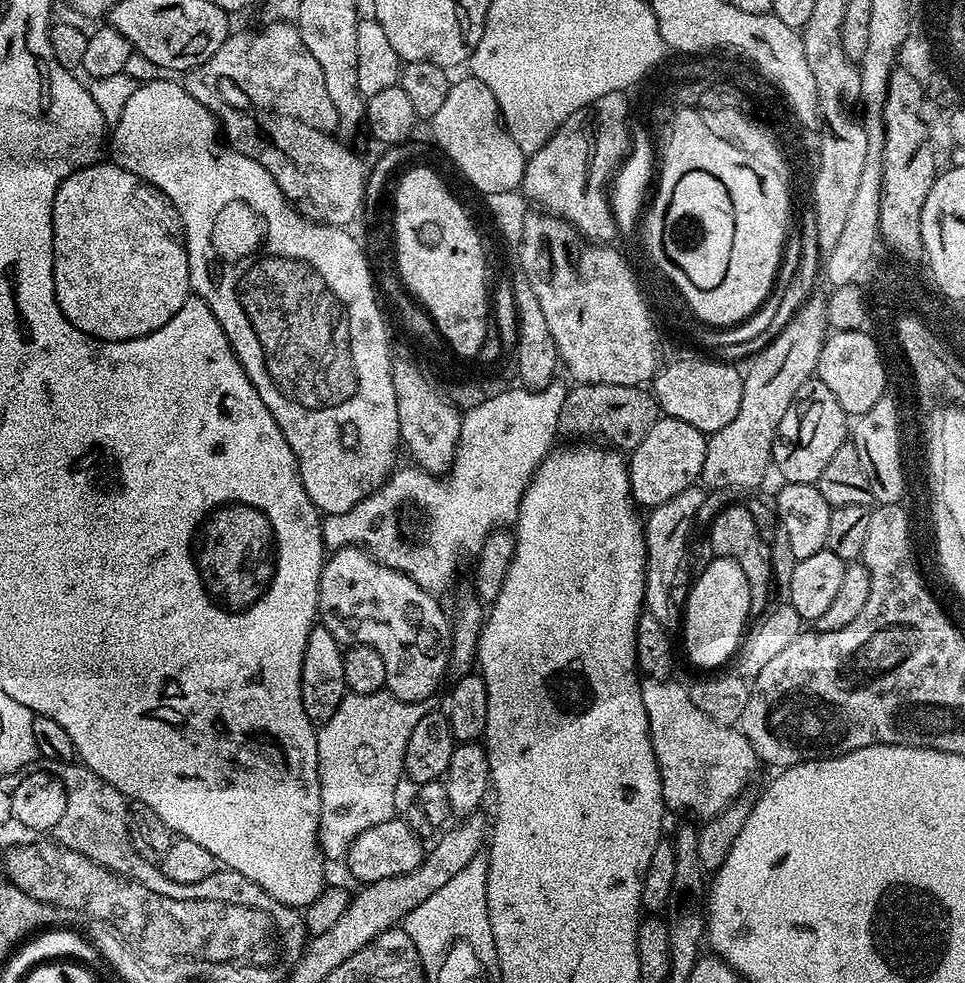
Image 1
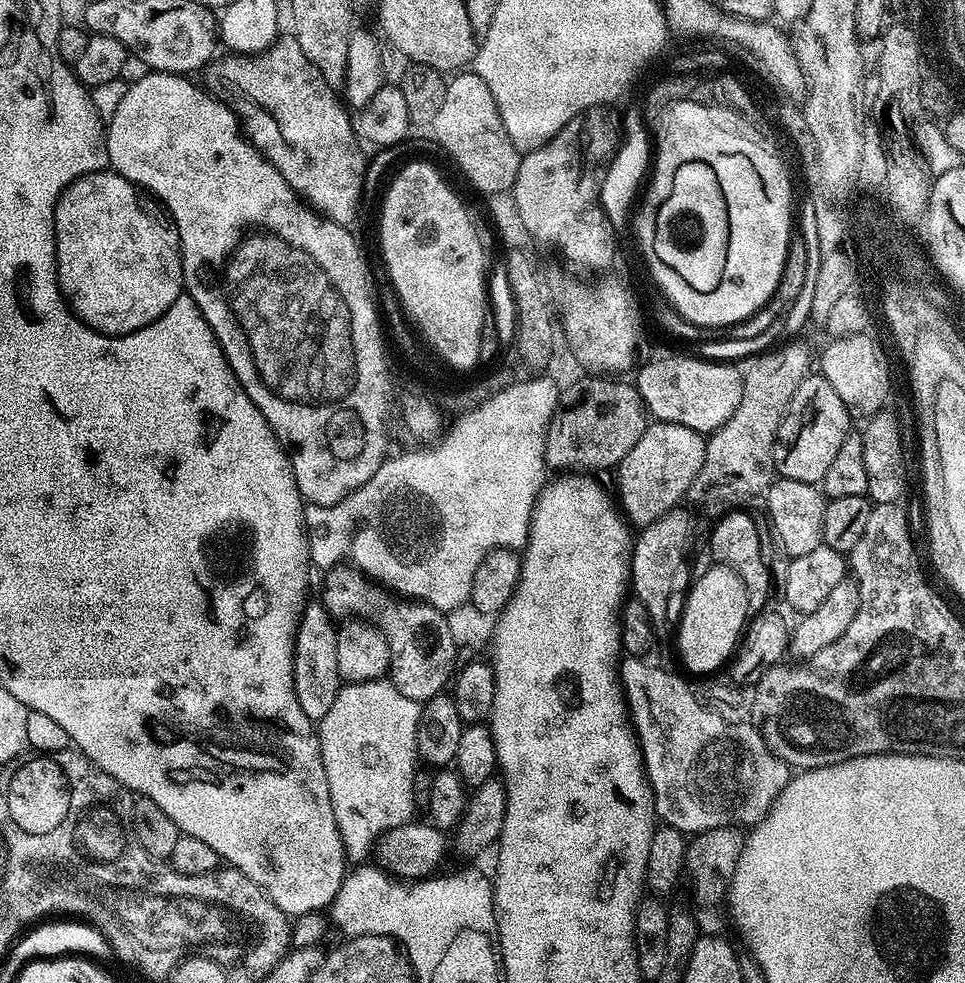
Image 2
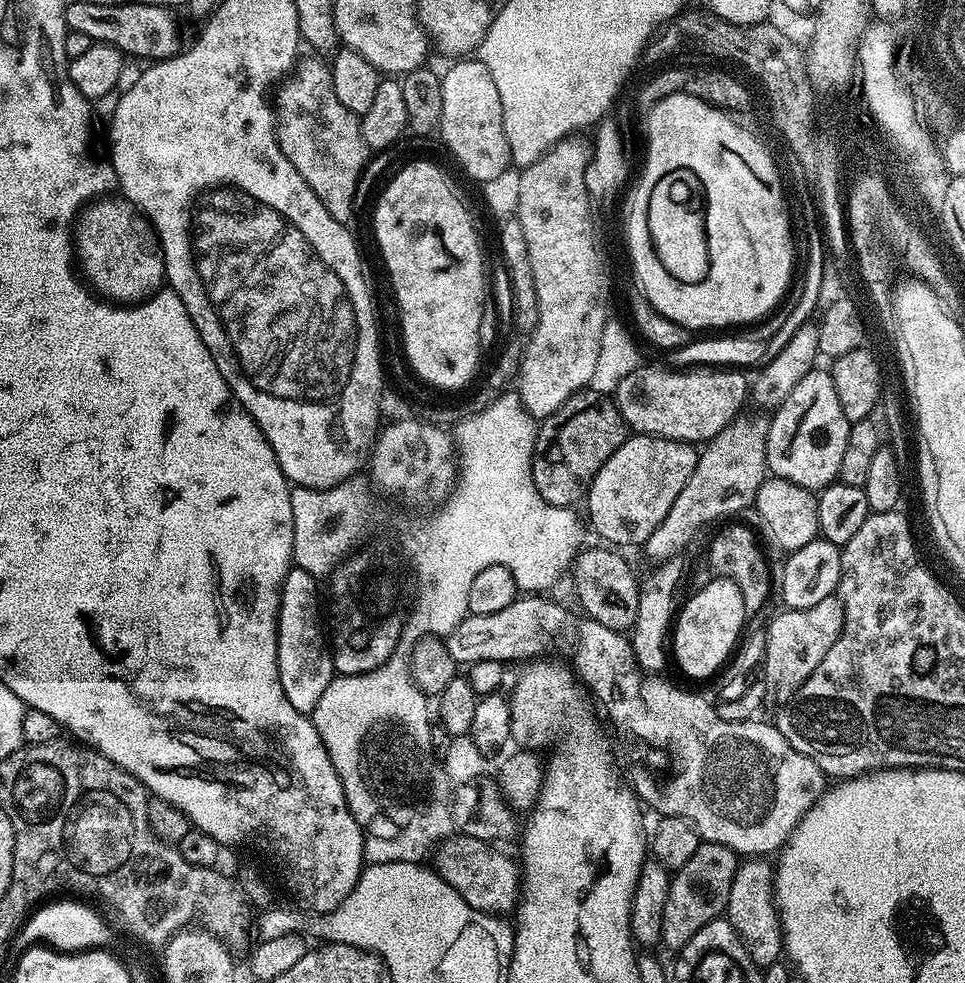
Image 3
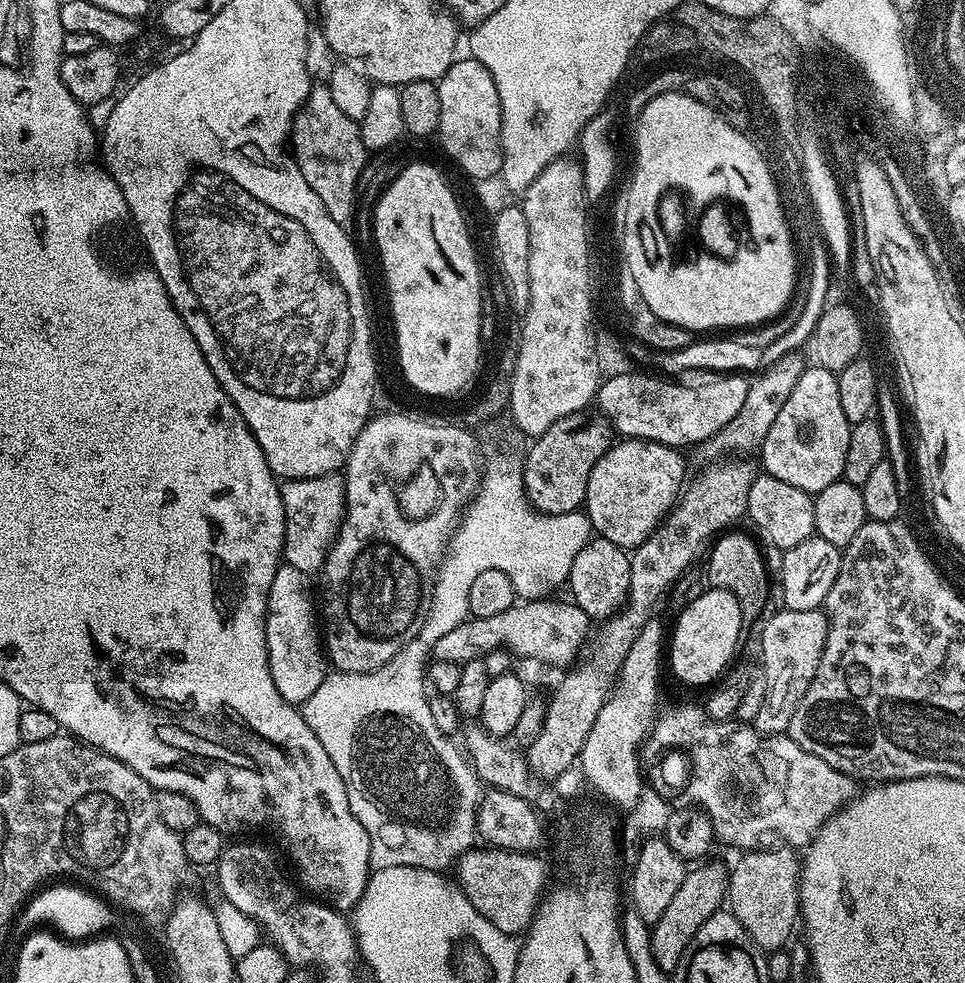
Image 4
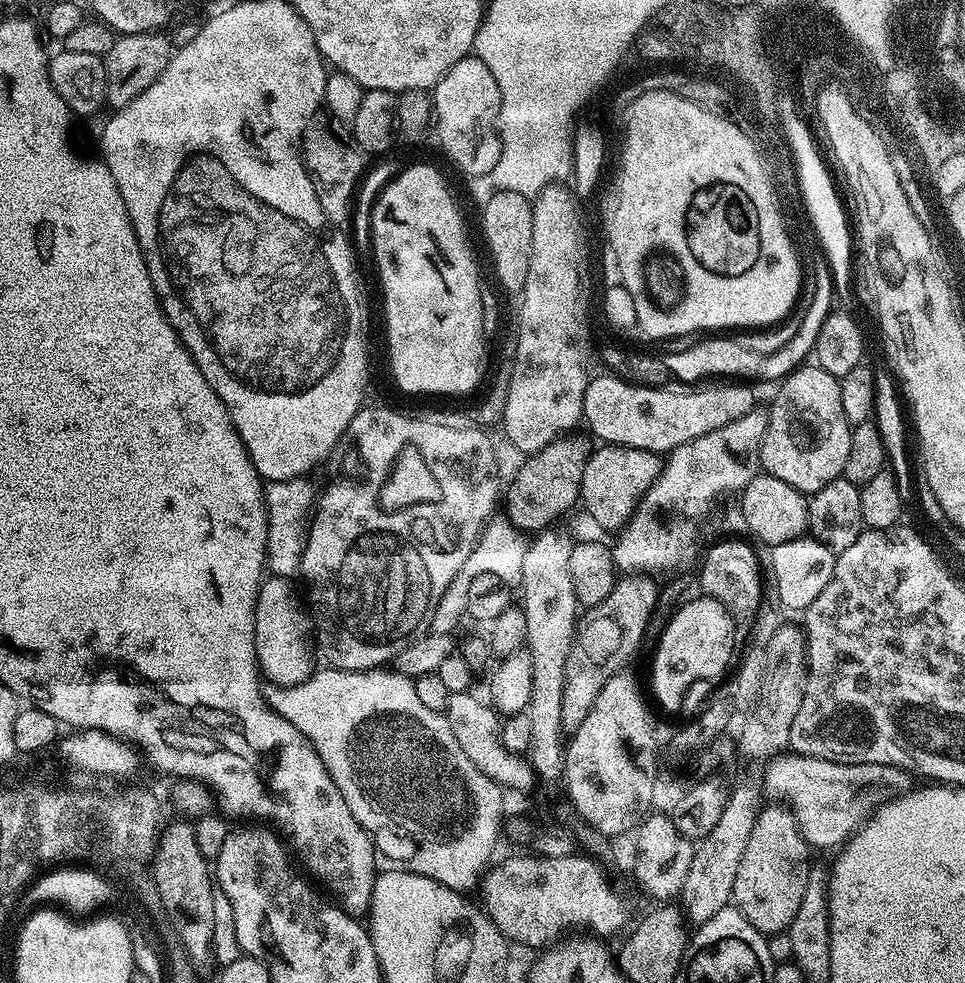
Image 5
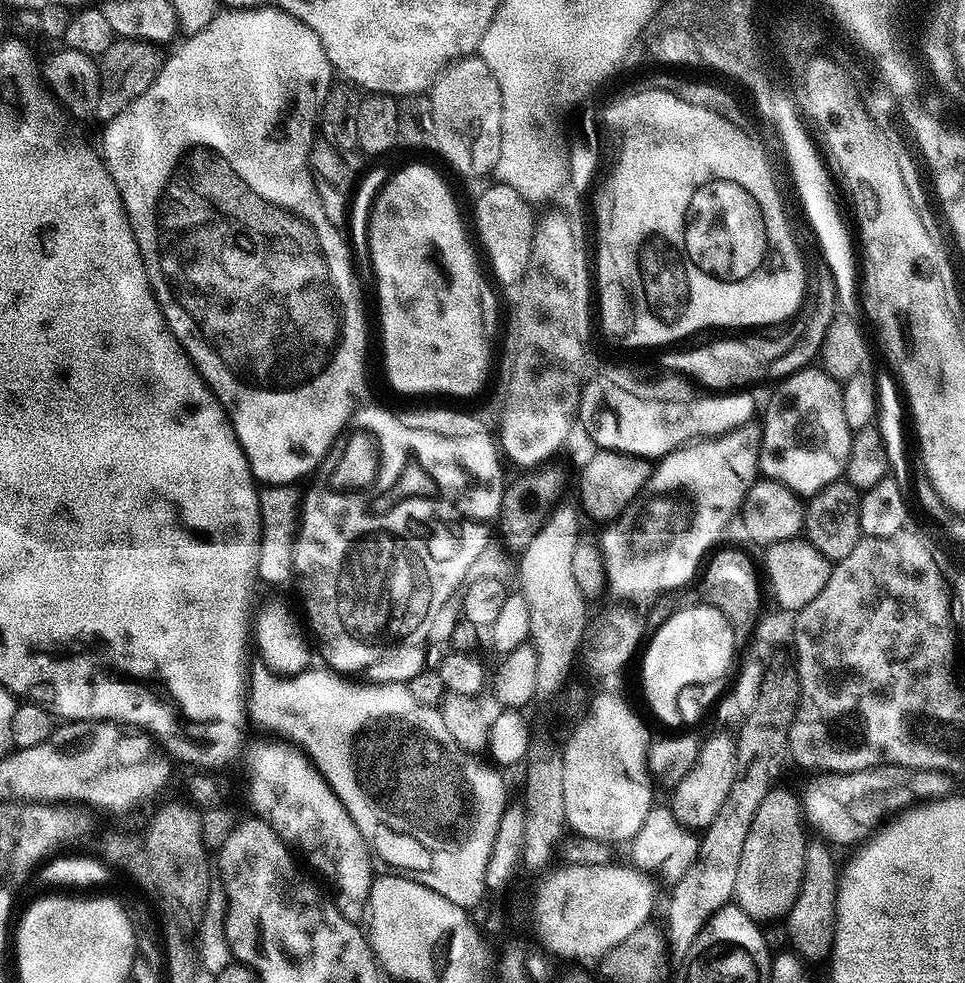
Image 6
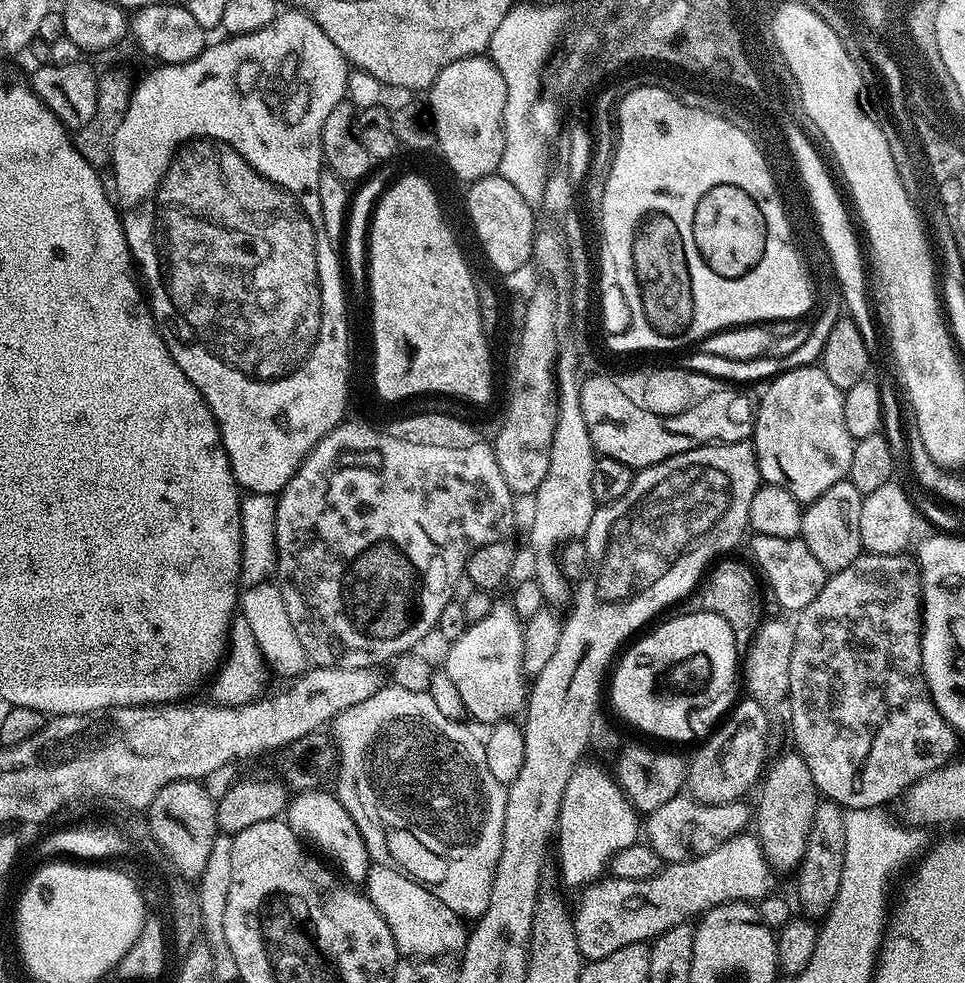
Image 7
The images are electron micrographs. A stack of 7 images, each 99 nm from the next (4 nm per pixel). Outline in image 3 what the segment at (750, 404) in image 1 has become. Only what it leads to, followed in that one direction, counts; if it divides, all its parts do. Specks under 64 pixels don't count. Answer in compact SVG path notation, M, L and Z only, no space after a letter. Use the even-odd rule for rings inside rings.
M741 414L725 426L712 440L703 445L698 462L694 466L694 474L690 474L690 482L682 486L682 494L670 506L670 514L662 518L658 530L650 534L650 538L642 545L643 551L648 551L655 558L672 558L680 554L680 551L696 536L699 528L707 526L711 520L720 520L723 516L732 516L743 508L751 509L756 502L758 486L769 475L768 459L766 458L766 442L768 441L768 421L765 416L747 416Z

